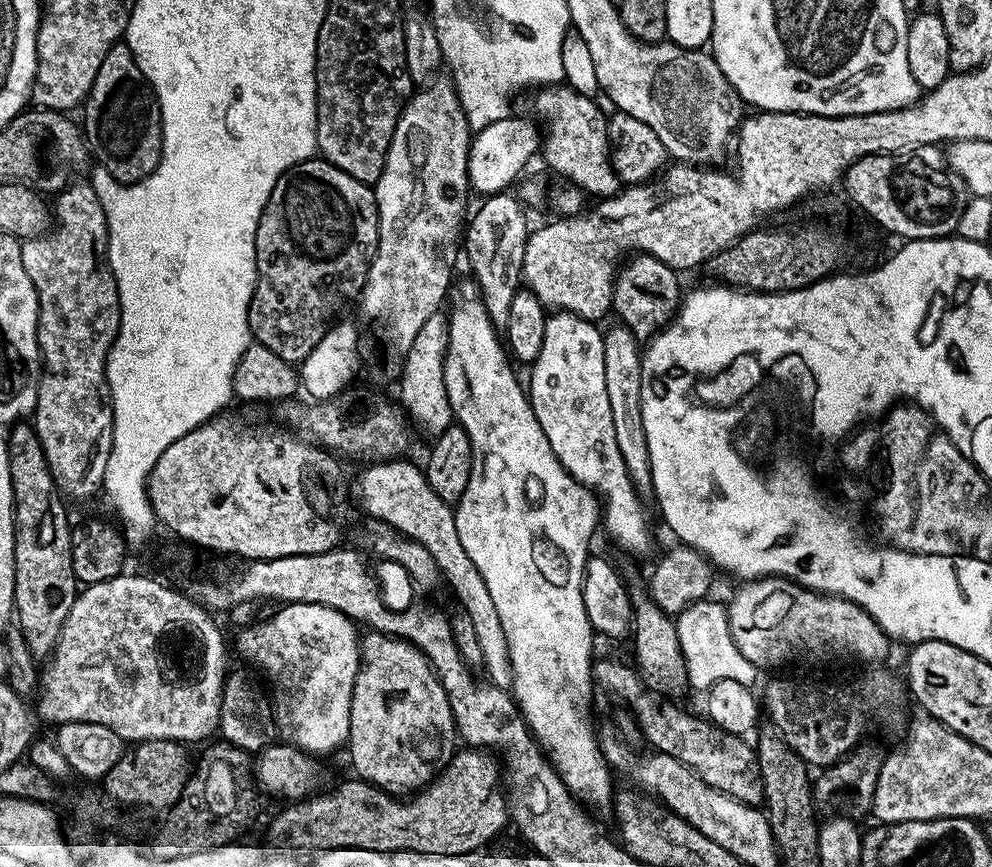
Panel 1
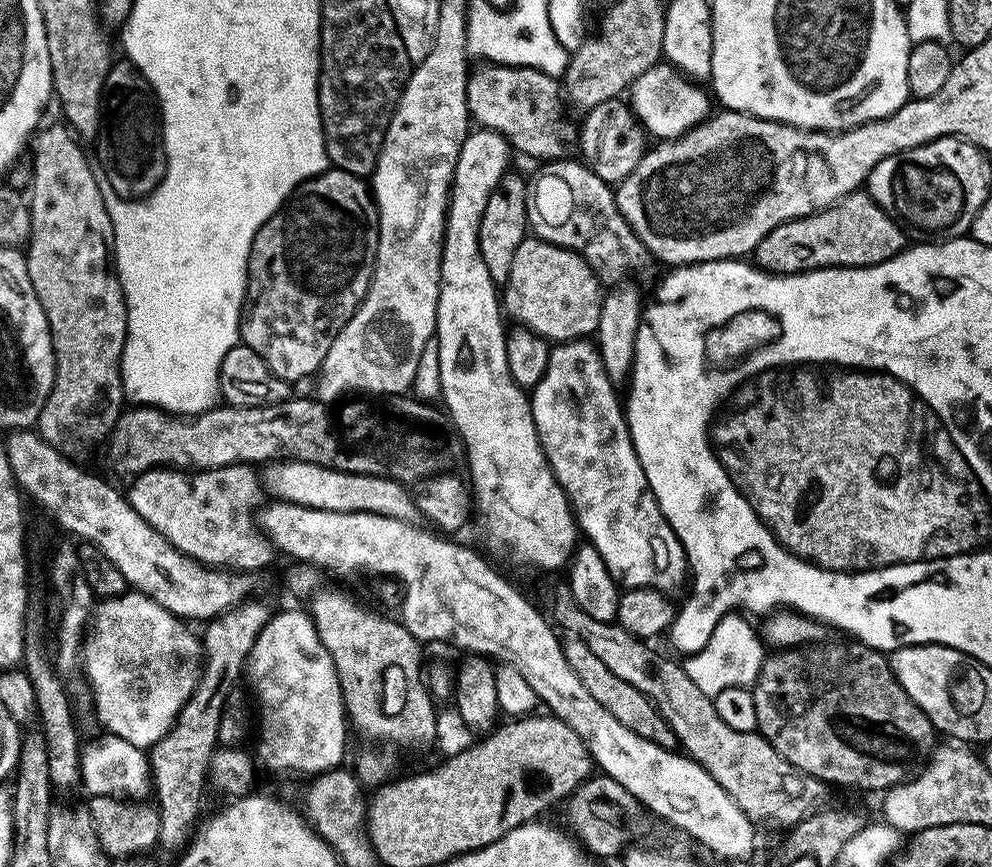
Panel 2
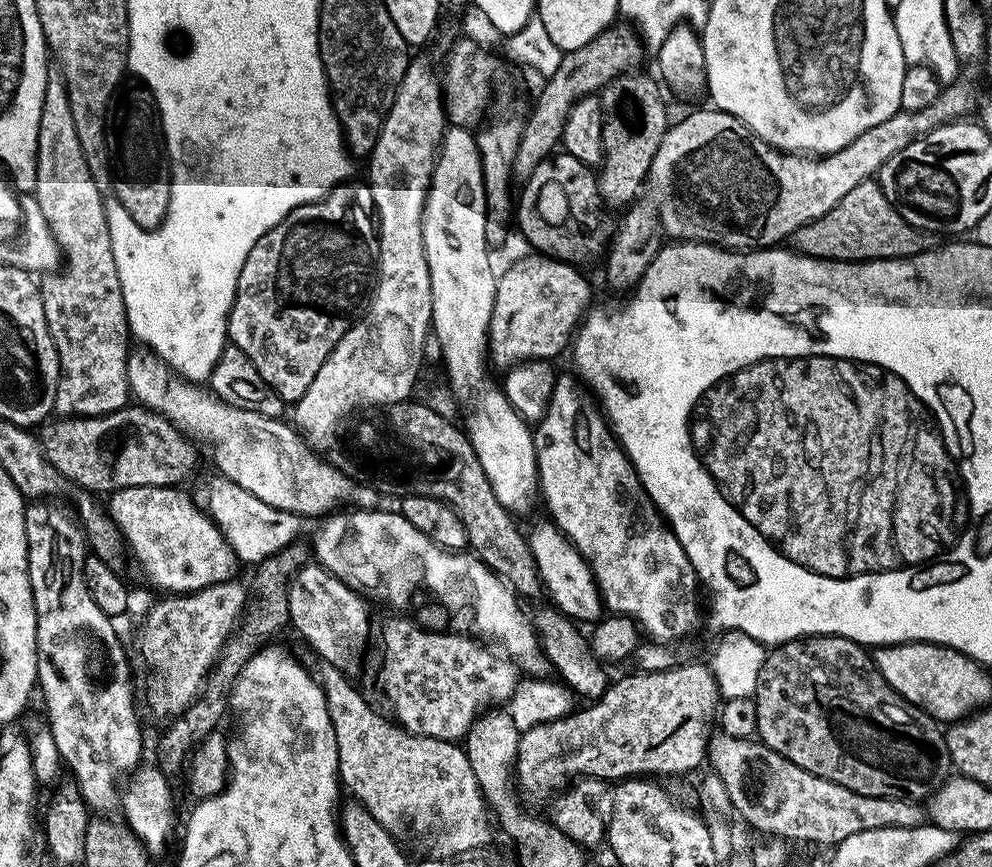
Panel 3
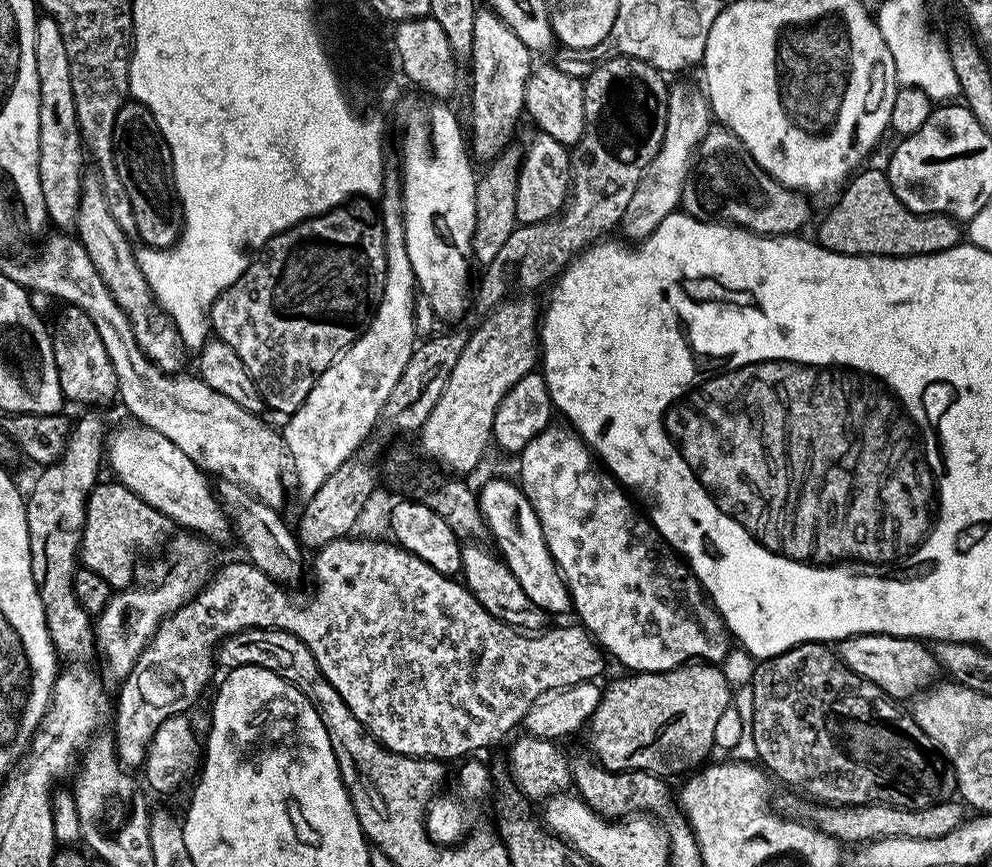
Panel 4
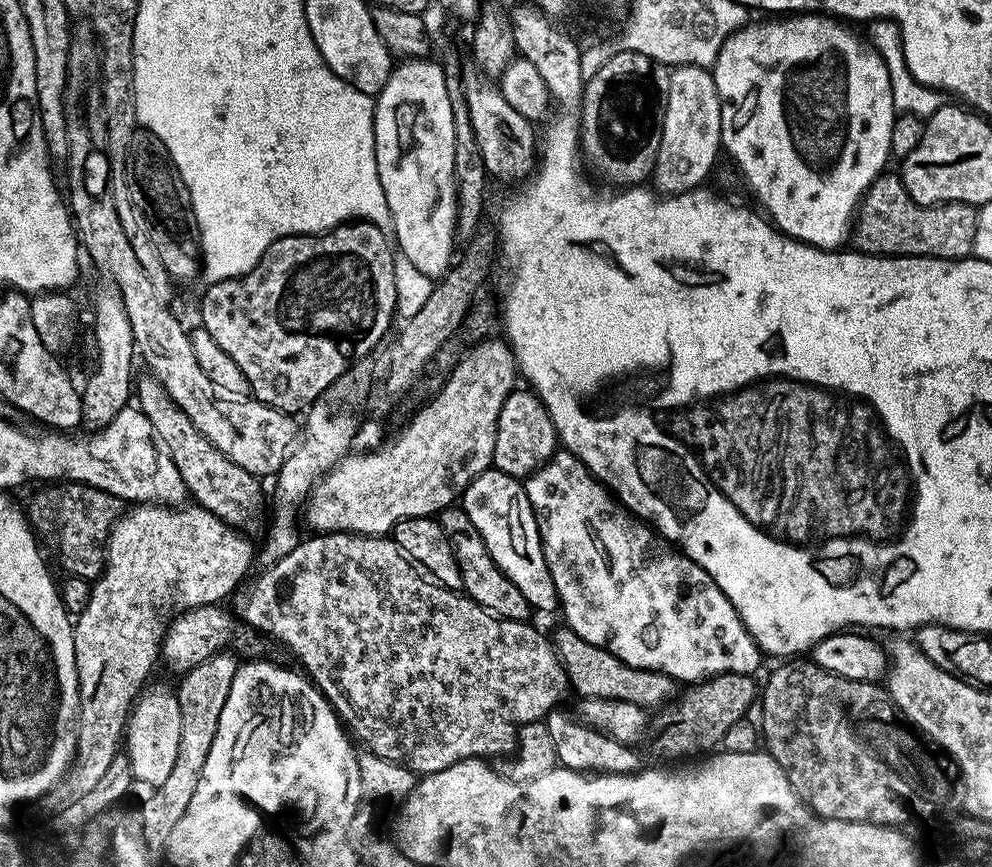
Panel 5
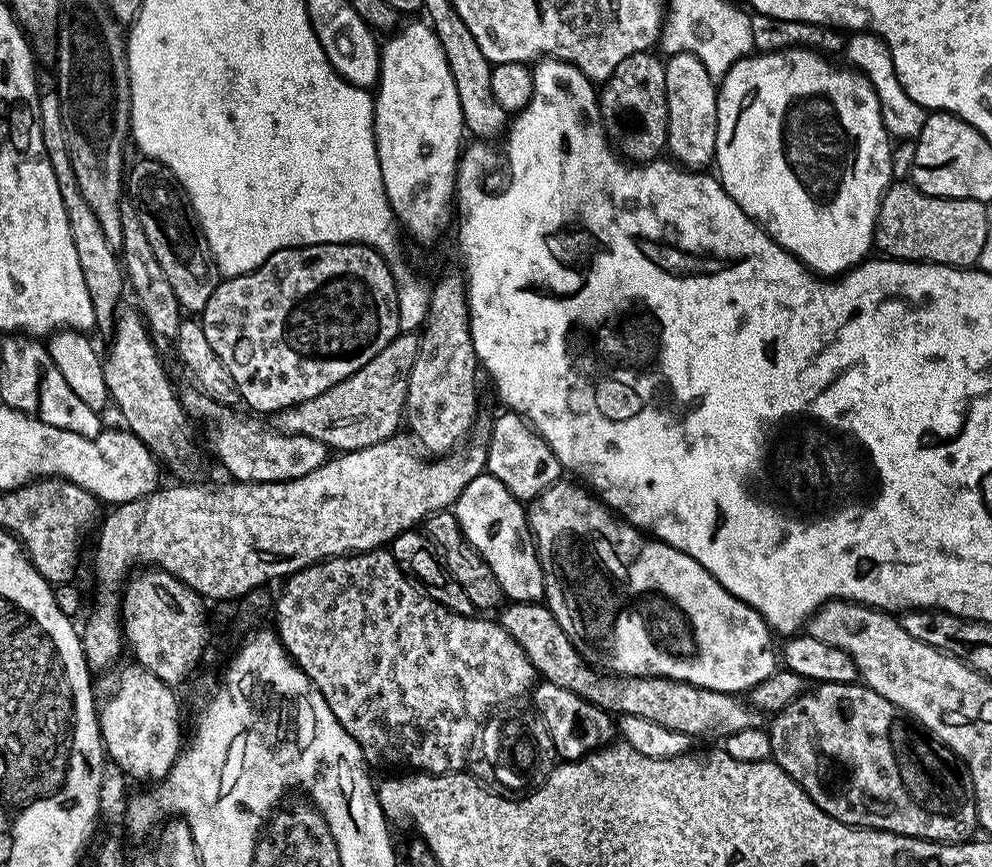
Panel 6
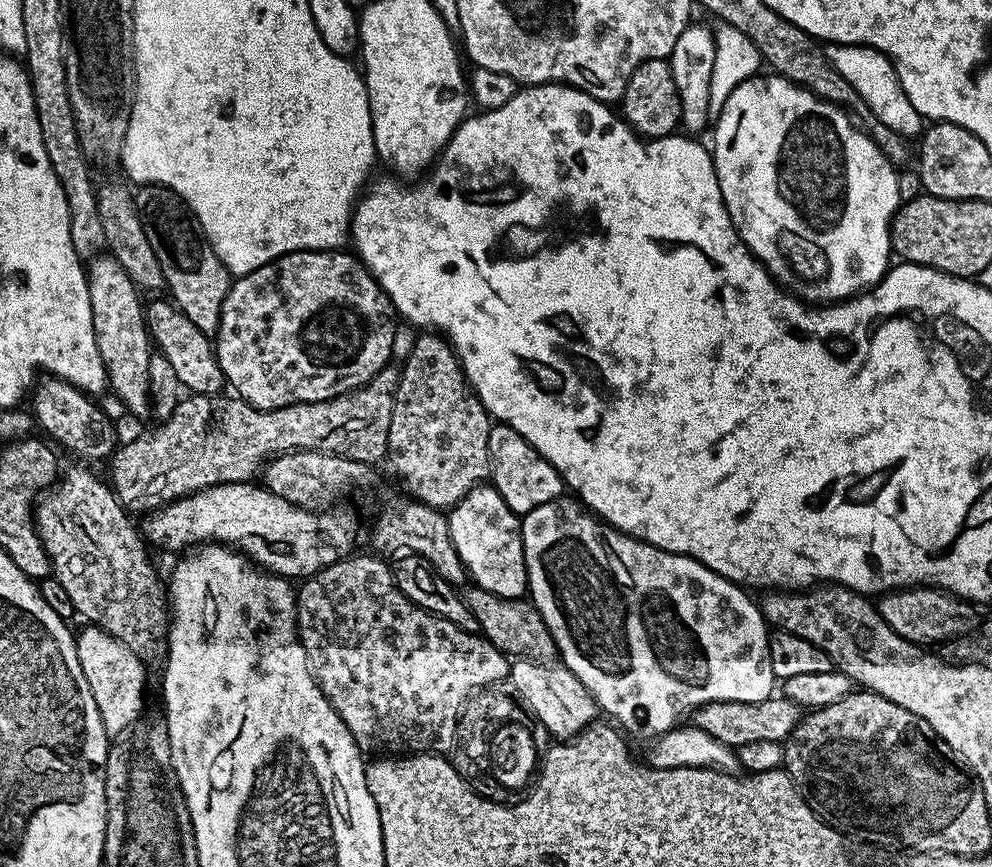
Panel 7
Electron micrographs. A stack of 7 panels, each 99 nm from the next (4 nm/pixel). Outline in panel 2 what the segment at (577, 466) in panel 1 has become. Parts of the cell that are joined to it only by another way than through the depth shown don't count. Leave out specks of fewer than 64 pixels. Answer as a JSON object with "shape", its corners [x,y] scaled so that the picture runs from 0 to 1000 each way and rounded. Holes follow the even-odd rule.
{"shape":[[[592,391],[570,392],[561,396],[559,400],[556,401],[554,418],[550,422],[550,431],[546,431],[546,441],[542,441],[542,445],[535,449],[534,452],[538,491],[540,493],[540,499],[544,506],[546,519],[552,529],[552,535],[556,539],[558,551],[563,551],[567,565],[573,571],[574,579],[577,580],[577,591],[581,595],[581,602],[588,622],[592,624],[592,626],[598,627],[603,634],[603,639],[607,639],[607,648],[611,648],[611,657],[615,657],[615,662],[621,668],[622,675],[629,681],[635,678],[660,678],[663,683],[677,685],[677,682],[689,671],[690,664],[692,669],[690,631],[685,629],[685,623],[679,616],[675,602],[667,593],[667,588],[655,565],[655,556],[651,556],[649,539],[647,537],[647,533],[643,533],[643,524],[637,513],[637,502],[633,498],[631,475],[627,469],[626,463],[625,466],[621,463],[621,452],[622,449],[615,441],[615,436],[607,422],[605,403],[601,400],[600,396],[594,394]]]}

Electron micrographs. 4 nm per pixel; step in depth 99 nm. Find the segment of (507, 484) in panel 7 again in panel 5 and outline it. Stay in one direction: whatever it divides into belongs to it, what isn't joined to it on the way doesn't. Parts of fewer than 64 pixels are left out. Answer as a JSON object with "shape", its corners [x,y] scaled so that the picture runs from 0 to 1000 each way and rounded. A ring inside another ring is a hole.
{"shape":[[[521,446],[506,464],[502,496],[498,505],[496,539],[521,551],[531,551],[549,535],[563,519],[560,493],[544,458],[531,446]]]}

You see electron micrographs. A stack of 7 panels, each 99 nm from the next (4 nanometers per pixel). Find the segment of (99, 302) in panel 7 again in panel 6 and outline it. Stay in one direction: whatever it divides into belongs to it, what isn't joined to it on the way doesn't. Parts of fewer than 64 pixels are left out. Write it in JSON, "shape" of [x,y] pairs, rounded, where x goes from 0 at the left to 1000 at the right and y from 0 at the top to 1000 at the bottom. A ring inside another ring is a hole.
{"shape":[[[133,353],[118,355],[111,386],[113,398],[109,401],[109,411],[107,406],[104,412],[105,434],[112,465],[115,471],[117,466],[125,483],[124,493],[140,504],[166,536],[169,534],[171,539],[177,540],[181,531],[196,529],[198,512],[190,499],[191,481],[179,452],[177,457],[173,449],[173,438],[161,416],[162,407],[149,383],[144,364]]]}

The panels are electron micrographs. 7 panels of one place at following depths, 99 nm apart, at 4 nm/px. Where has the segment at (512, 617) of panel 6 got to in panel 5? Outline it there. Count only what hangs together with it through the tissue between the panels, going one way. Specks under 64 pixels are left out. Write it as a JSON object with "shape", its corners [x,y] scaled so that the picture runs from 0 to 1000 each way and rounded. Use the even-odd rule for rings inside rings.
{"shape":[[[565,722],[558,737],[558,751],[565,767],[569,770],[569,776],[573,779],[573,787],[578,799],[582,798],[582,804],[595,806],[627,806],[628,810],[637,810],[641,814],[650,818],[665,819],[674,810],[680,809],[683,803],[683,789],[677,781],[672,780],[670,775],[660,775],[654,770],[640,770],[631,764],[627,764],[619,754],[615,754],[610,747],[599,745],[591,740],[579,727],[572,722]]]}

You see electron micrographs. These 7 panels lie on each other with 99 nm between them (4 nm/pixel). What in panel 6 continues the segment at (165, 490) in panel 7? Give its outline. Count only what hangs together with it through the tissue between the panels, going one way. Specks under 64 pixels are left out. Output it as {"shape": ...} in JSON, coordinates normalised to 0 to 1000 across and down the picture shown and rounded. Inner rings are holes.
{"shape":[[[409,383],[399,388],[391,396],[389,404],[381,404],[381,408],[377,408],[377,413],[373,413],[373,418],[369,418],[369,422],[365,422],[365,427],[353,431],[353,436],[333,445],[333,450],[329,450],[308,464],[297,466],[287,471],[285,475],[277,476],[277,493],[283,498],[321,505],[321,510],[325,510],[332,519],[338,519],[340,522],[360,521],[386,507],[396,506],[400,502],[399,493],[402,489],[404,493],[405,486],[408,483],[407,465],[411,453],[413,427],[417,427],[417,413],[421,413],[422,398],[423,390],[419,383]]]}

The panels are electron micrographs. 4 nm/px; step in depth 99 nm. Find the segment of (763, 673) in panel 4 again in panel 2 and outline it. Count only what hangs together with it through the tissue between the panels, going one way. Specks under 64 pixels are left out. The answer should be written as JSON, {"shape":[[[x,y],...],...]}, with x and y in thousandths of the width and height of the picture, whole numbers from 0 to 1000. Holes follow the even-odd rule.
{"shape":[[[837,738],[821,743],[807,743],[801,747],[787,747],[771,755],[767,775],[764,777],[761,789],[756,794],[760,805],[760,819],[764,824],[763,841],[770,854],[776,856],[776,860],[780,860],[780,865],[784,865],[784,870],[788,870],[788,874],[792,874],[792,879],[796,879],[796,884],[825,897],[832,905],[848,904],[851,909],[872,909],[875,913],[890,915],[892,911],[900,909],[902,904],[912,903],[934,878],[945,862],[946,845],[940,839],[938,828],[933,828],[933,824],[929,824],[927,815],[919,809],[917,800],[913,800],[913,796],[909,796],[899,772],[899,762],[892,753],[866,740],[854,743],[851,738]]]}

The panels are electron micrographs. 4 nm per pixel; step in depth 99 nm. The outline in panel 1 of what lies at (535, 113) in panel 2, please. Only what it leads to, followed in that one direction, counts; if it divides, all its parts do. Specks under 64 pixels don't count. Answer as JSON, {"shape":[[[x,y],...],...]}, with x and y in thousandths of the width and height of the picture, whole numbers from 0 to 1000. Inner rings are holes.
{"shape":[[[548,99],[543,103],[544,106],[540,111],[540,129],[544,134],[549,134],[552,137],[552,152],[550,148],[550,156],[546,161],[546,181],[548,180],[548,185],[553,189],[554,193],[557,194],[558,197],[561,198],[565,203],[570,203],[570,209],[576,210],[580,216],[584,217],[588,223],[593,223],[601,226],[600,228],[608,228],[611,226],[620,226],[622,221],[625,220],[627,216],[627,209],[622,205],[621,198],[618,196],[616,180],[614,178],[614,159],[613,159],[613,137],[612,130],[608,129],[599,113],[591,112],[591,110],[587,110],[580,105],[580,103],[574,99]]]}

